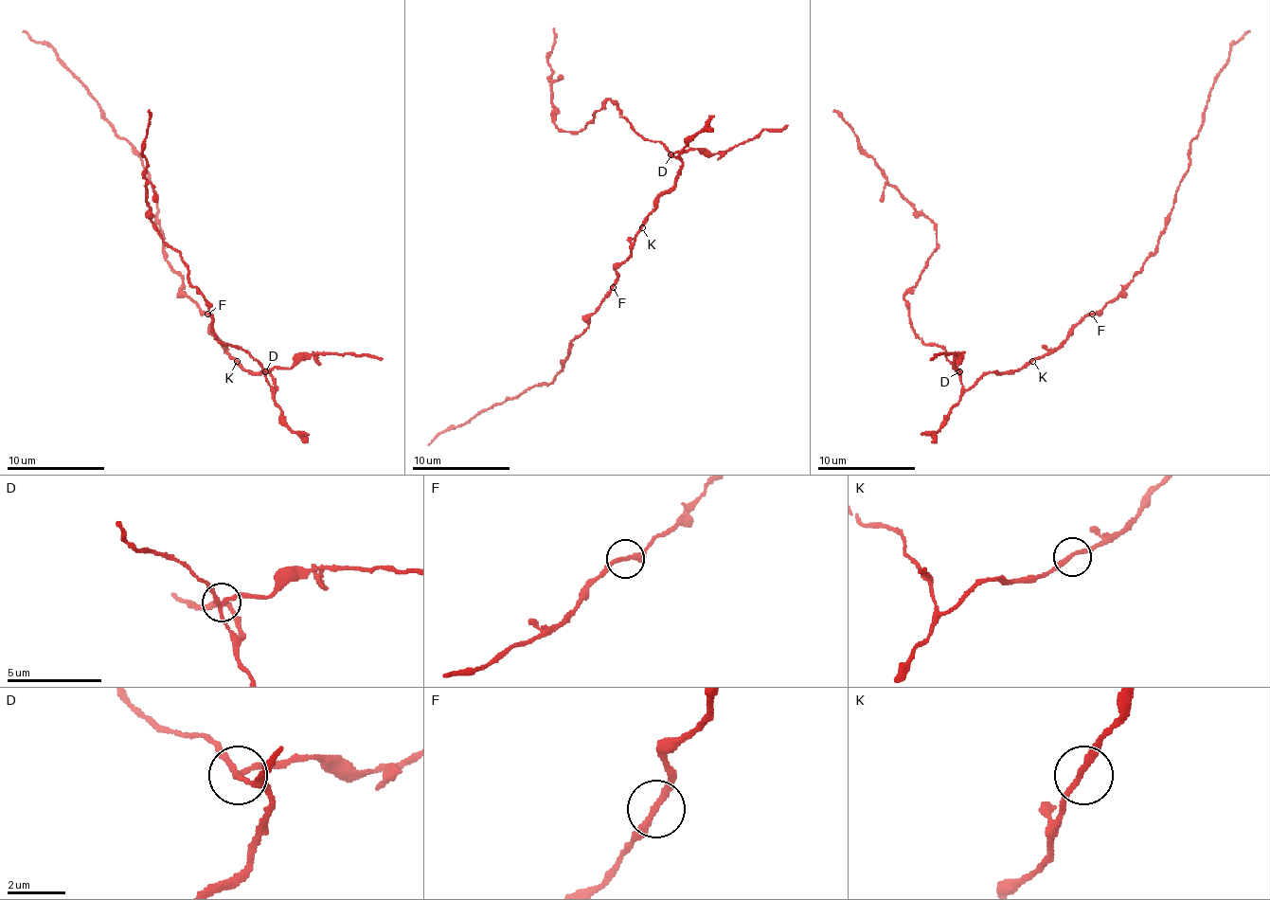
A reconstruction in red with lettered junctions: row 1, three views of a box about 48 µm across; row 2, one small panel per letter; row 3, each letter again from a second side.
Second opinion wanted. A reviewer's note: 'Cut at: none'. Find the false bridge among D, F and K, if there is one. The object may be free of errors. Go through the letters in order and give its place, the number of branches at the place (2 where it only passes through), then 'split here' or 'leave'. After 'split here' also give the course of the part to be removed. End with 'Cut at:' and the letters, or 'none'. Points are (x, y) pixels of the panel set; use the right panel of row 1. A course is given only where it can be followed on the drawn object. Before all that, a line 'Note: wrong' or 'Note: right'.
Note: wrong
D: at (959, 371); 3 branches meet; split here; foreign part runs (959, 370), (954, 368), (959, 361), (956, 353), (935, 355), (929, 361)
F: at (1092, 314); 2 branches meet; leave
K: at (1032, 361); 2 branches meet; leave
Cut at: D

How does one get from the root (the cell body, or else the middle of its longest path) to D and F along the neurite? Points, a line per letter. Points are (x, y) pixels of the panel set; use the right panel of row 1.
D: (1030, 361), (1015, 370), (984, 373), (966, 390), (959, 378), (959, 370)
F: (1030, 361), (1047, 355), (1092, 314)

